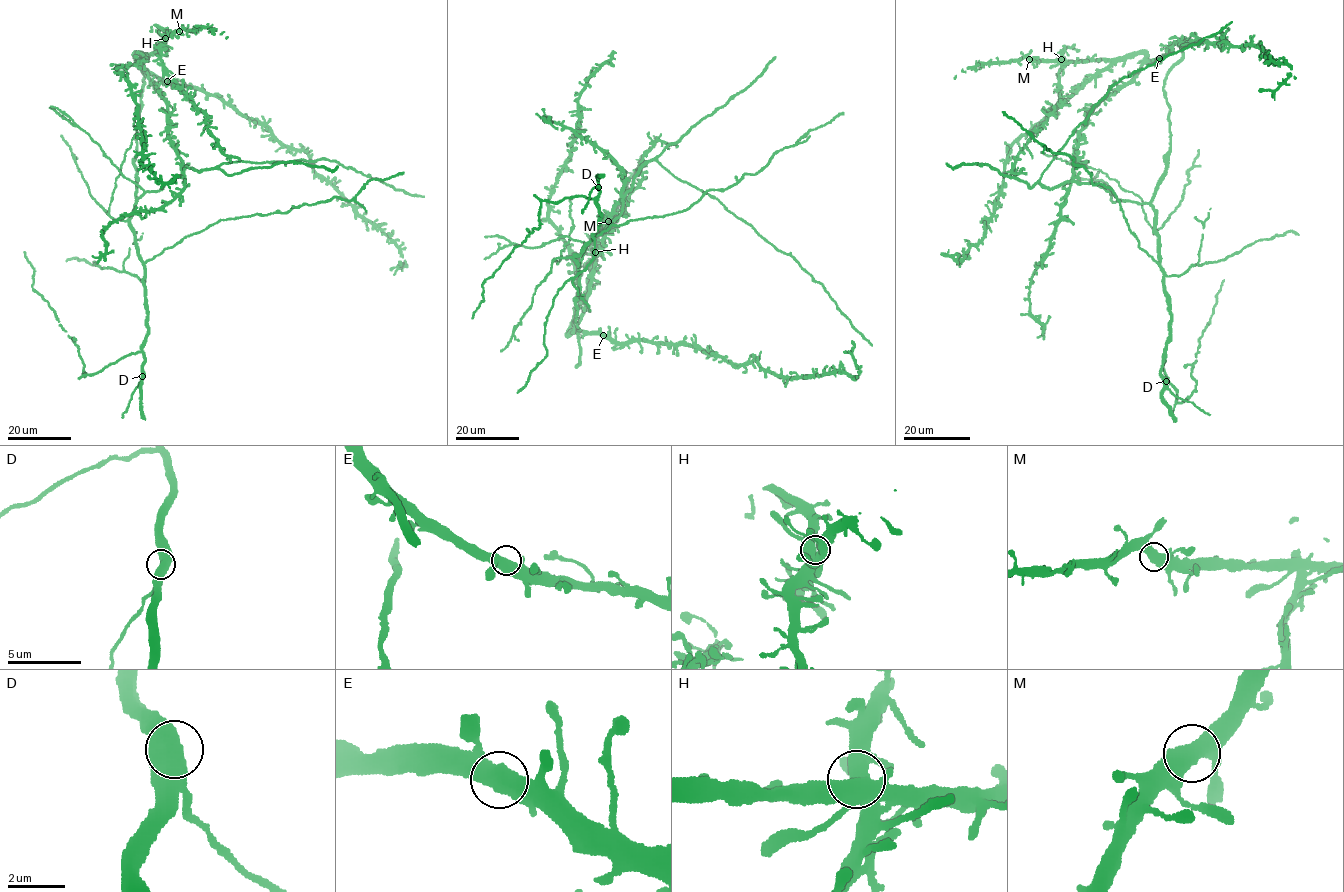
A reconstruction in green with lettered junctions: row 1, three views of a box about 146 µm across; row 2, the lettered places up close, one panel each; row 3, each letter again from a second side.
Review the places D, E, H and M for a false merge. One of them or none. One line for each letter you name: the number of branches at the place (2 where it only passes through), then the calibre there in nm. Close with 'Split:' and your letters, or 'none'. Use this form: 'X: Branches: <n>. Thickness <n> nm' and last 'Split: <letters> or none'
Split: none

